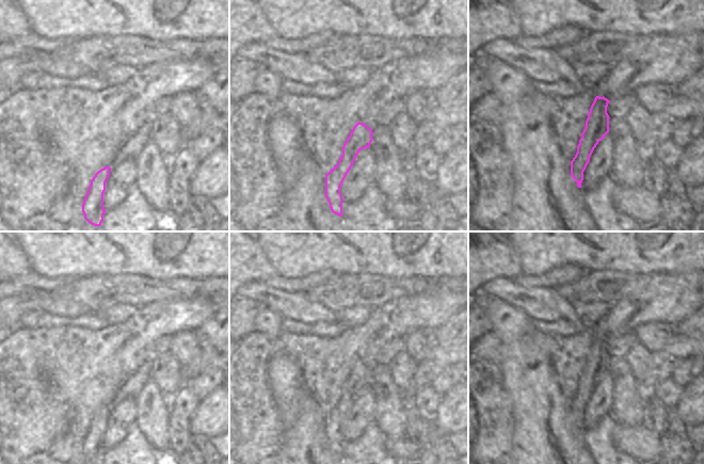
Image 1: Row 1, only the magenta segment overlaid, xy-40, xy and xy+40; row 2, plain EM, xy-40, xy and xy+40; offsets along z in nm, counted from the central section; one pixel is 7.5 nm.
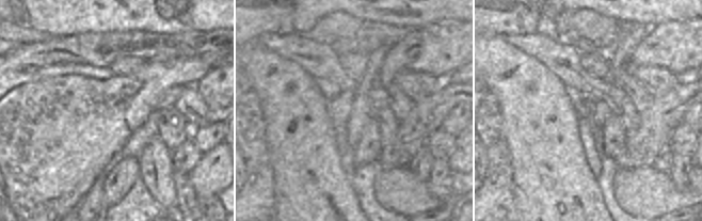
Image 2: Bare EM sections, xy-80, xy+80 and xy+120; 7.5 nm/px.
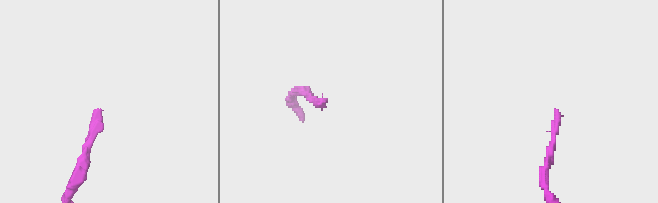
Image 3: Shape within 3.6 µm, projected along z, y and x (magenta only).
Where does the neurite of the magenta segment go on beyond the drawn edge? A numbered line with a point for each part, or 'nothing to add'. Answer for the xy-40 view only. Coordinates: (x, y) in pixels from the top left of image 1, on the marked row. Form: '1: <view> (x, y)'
nothing to add

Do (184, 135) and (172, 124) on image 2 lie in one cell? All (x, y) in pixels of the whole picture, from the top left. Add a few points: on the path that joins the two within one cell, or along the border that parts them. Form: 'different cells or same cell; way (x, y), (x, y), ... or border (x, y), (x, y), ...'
same cell; way (180, 132), (175, 127)

